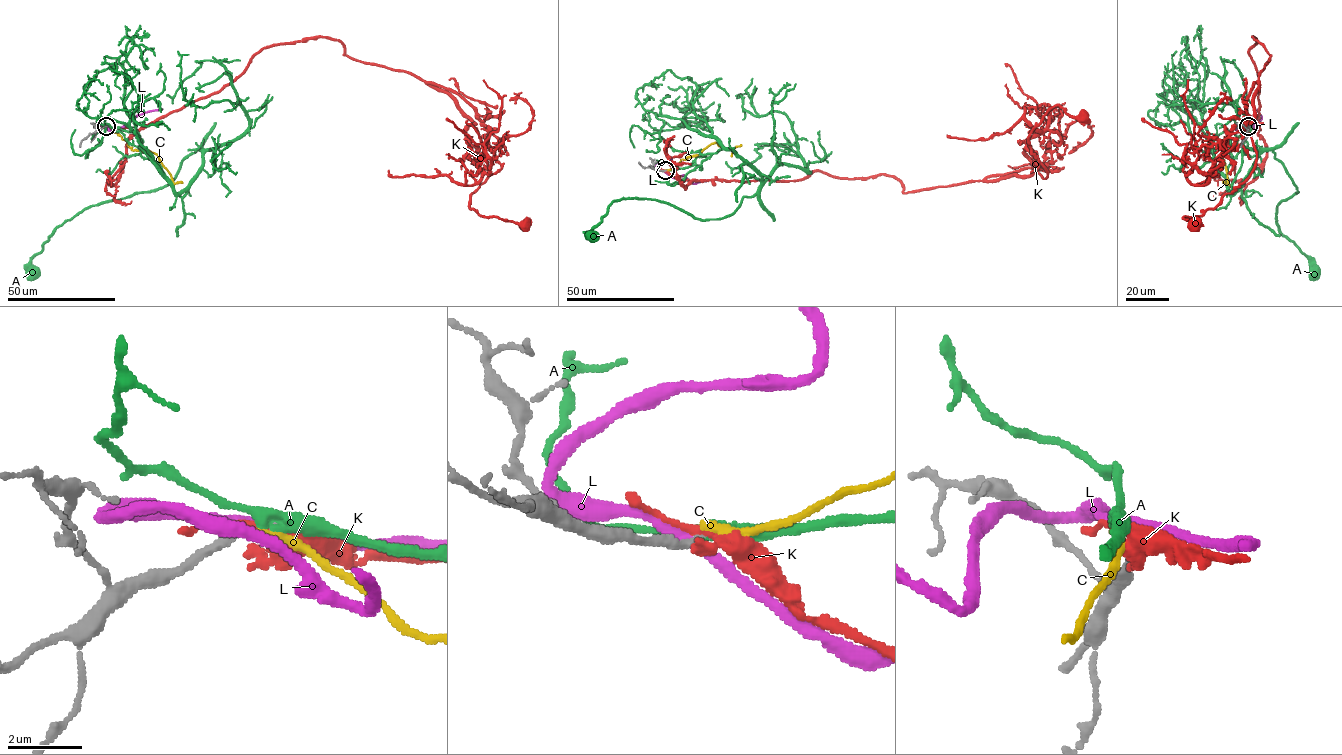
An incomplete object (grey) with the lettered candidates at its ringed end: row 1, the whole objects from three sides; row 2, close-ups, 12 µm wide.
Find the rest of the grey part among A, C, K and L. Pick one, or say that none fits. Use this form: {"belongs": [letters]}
{"belongs": ["A"]}

